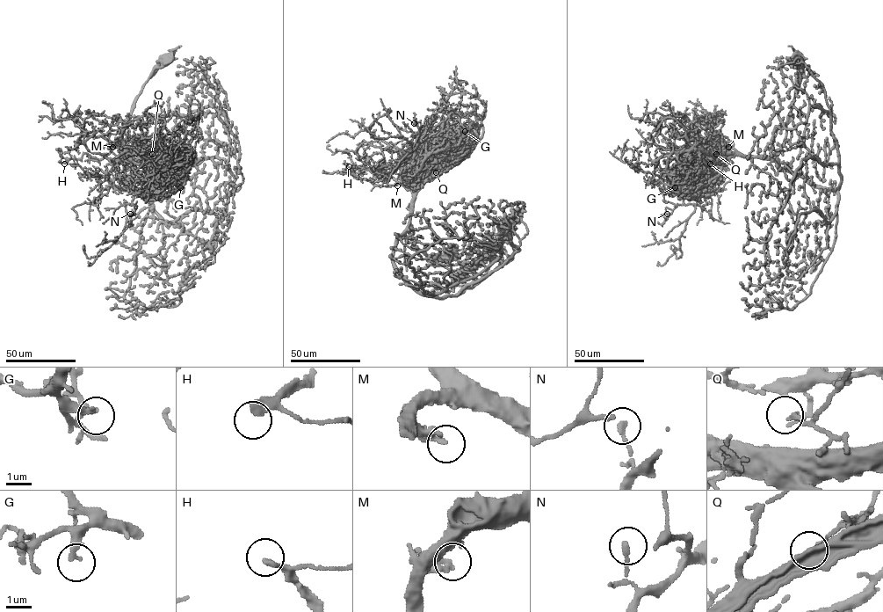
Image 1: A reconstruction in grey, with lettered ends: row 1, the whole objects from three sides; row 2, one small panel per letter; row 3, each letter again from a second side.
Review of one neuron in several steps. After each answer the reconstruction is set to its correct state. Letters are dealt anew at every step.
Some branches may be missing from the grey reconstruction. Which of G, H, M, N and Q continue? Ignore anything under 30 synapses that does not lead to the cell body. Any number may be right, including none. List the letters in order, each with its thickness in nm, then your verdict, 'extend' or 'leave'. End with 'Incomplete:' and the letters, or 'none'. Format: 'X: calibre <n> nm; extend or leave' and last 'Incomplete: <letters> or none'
G: calibre 280 nm; leave
H: calibre 220 nm; extend
M: calibre 320 nm; leave
N: calibre 190 nm; leave
Q: calibre 190 nm; leave
Incomplete: H

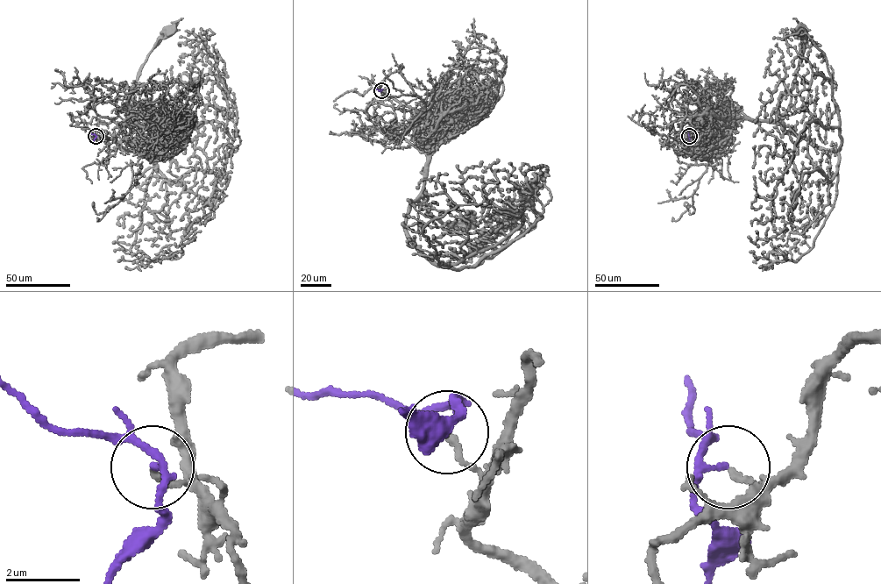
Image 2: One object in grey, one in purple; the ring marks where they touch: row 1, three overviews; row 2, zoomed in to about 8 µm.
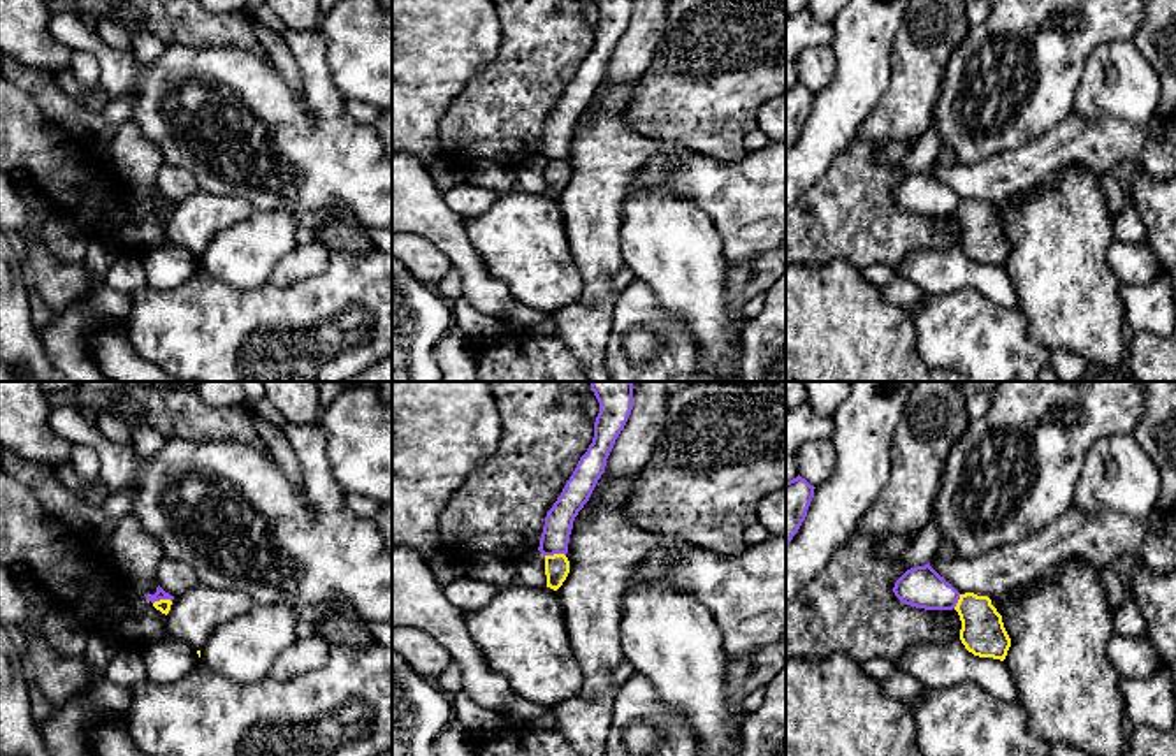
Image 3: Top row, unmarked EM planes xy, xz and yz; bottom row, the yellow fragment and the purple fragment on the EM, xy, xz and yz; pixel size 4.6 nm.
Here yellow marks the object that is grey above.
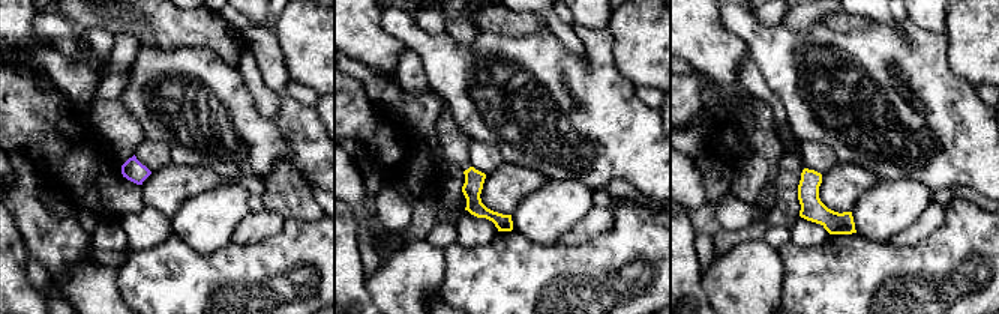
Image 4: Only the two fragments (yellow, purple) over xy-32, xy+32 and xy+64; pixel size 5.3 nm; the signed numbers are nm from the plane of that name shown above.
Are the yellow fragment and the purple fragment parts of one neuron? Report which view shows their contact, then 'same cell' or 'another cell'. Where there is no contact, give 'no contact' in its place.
meets yellow in xz; another cell

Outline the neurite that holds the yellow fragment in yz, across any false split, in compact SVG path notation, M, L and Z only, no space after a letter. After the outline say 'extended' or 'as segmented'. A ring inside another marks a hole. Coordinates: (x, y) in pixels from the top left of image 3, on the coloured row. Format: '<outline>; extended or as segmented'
M965 592L960 594L955 610L962 621L960 640L965 649L979 658L1004 661L1011 647L1011 638L991 600Z; as segmented

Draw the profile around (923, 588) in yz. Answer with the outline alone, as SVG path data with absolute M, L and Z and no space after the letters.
M930 563L907 570L893 592L902 603L925 610L953 610L960 600L960 592Z

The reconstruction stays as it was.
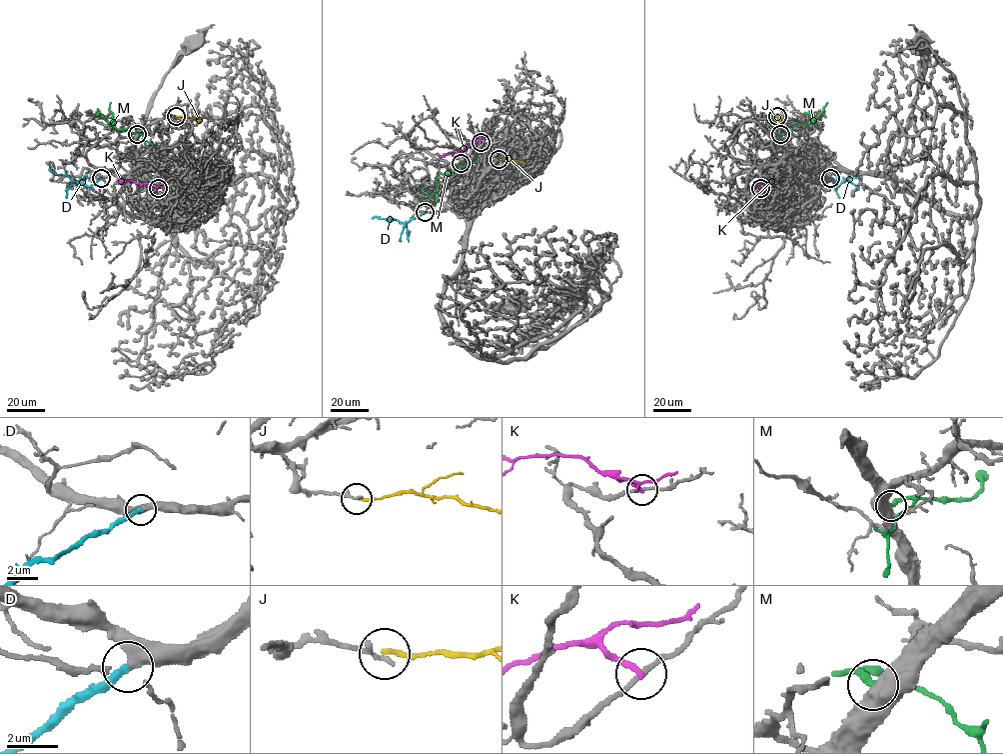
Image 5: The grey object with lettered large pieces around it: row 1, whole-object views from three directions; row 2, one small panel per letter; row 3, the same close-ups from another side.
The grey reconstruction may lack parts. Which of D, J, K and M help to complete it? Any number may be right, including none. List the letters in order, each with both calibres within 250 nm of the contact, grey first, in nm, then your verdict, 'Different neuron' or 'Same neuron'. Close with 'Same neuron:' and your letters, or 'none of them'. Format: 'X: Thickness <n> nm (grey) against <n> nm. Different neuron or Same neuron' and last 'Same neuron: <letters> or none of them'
D: Thickness 340 nm (grey) against 300 nm. Same neuron
J: Thickness 200 nm (grey) against 200 nm. Different neuron
K: Thickness 180 nm (grey) against 240 nm. Different neuron
M: Thickness 550 nm (grey) against 280 nm. Different neuron
Same neuron: D

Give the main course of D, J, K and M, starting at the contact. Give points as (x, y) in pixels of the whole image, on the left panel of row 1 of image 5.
D: (101, 178), (87, 186), (67, 175), (55, 174), (49, 167)
J: (176, 116), (202, 121)
K: (158, 188), (129, 180), (116, 181)
M: (137, 134), (113, 126), (113, 114), (109, 110), (111, 102)

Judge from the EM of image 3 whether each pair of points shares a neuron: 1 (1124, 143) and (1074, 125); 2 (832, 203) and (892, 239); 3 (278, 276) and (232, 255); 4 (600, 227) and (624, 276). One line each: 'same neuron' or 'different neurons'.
1: same neuron
2: same neuron
3: different neurons
4: different neurons

